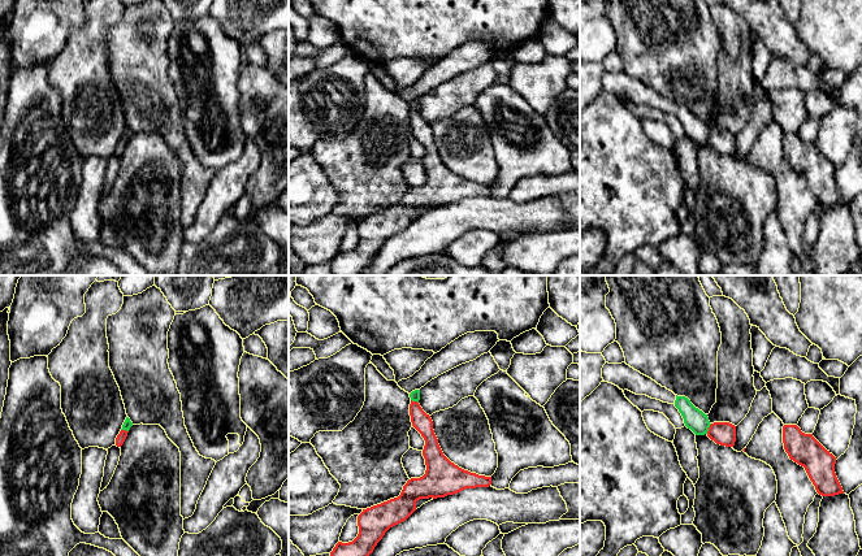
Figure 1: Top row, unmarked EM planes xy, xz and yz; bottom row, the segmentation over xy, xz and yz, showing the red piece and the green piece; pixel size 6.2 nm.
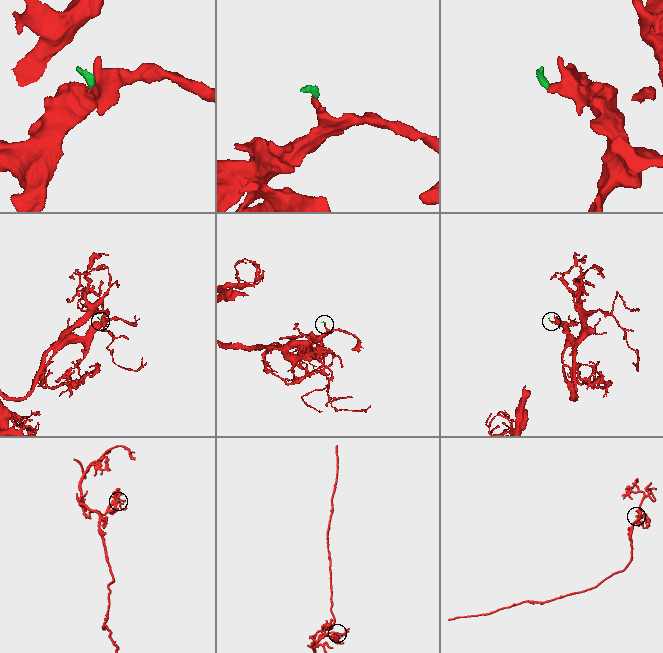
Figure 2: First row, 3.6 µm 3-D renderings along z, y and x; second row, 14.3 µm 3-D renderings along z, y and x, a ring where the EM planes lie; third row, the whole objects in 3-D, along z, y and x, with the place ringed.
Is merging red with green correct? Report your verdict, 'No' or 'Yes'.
No

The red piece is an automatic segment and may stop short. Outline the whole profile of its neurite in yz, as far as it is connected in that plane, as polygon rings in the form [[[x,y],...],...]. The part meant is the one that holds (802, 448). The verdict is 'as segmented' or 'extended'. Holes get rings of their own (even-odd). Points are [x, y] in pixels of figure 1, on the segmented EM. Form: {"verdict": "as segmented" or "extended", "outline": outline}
{"verdict": "as segmented", "outline": [[[784,425],[783,443],[789,459],[805,468],[819,495],[844,494],[835,473],[836,457],[813,434],[802,433],[797,425]]]}

